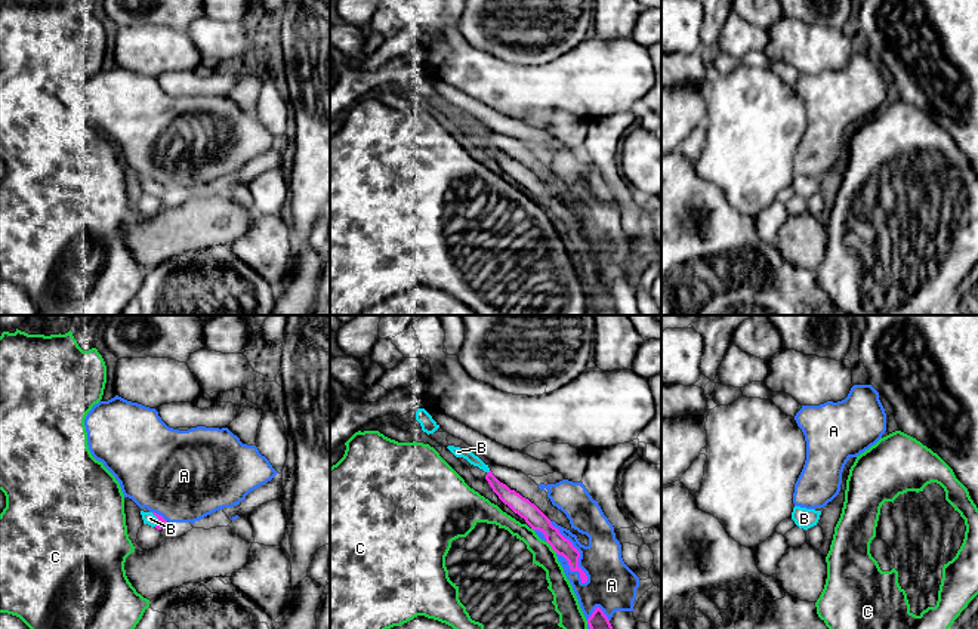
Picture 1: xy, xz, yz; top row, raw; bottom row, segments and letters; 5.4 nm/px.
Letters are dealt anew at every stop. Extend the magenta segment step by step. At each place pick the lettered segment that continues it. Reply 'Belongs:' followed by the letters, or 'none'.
Belongs: B

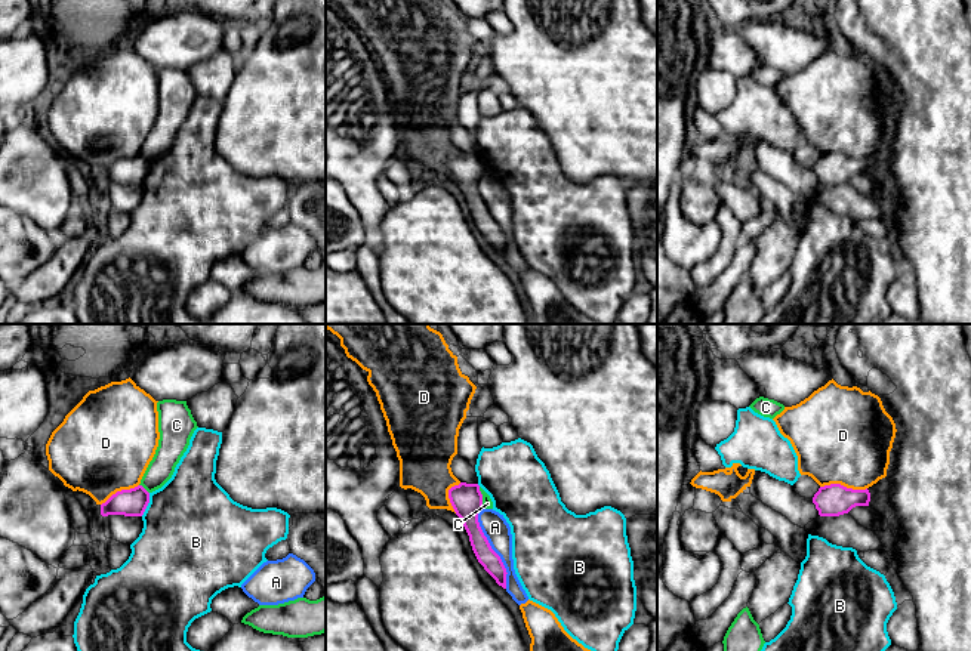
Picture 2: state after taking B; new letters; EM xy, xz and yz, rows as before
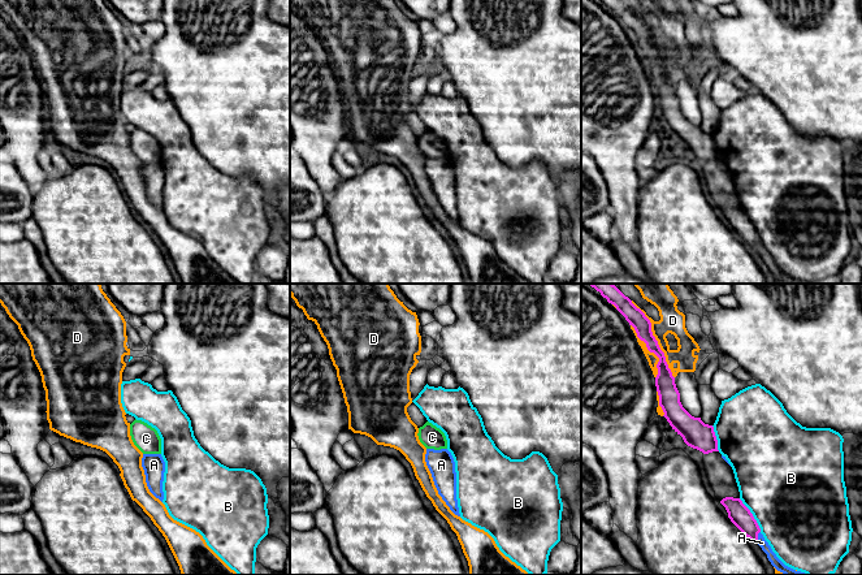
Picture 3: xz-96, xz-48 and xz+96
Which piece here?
Belongs: none

